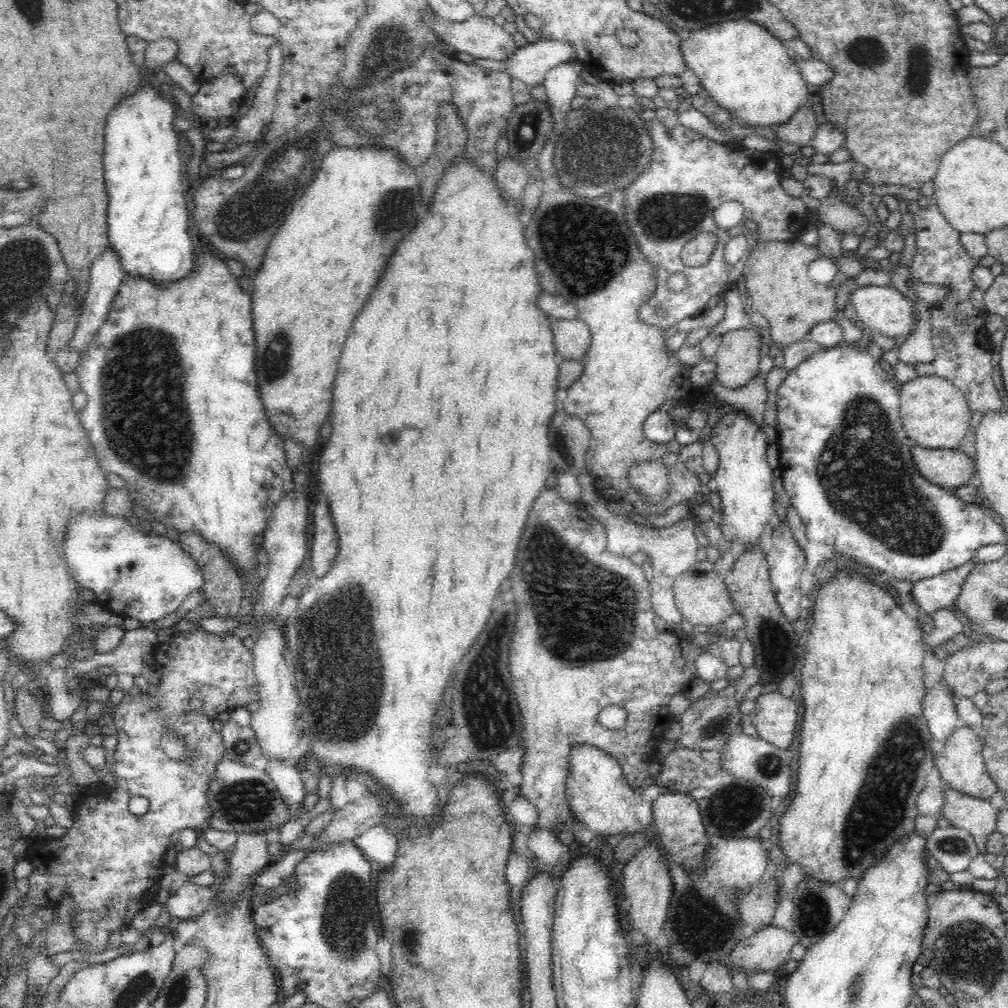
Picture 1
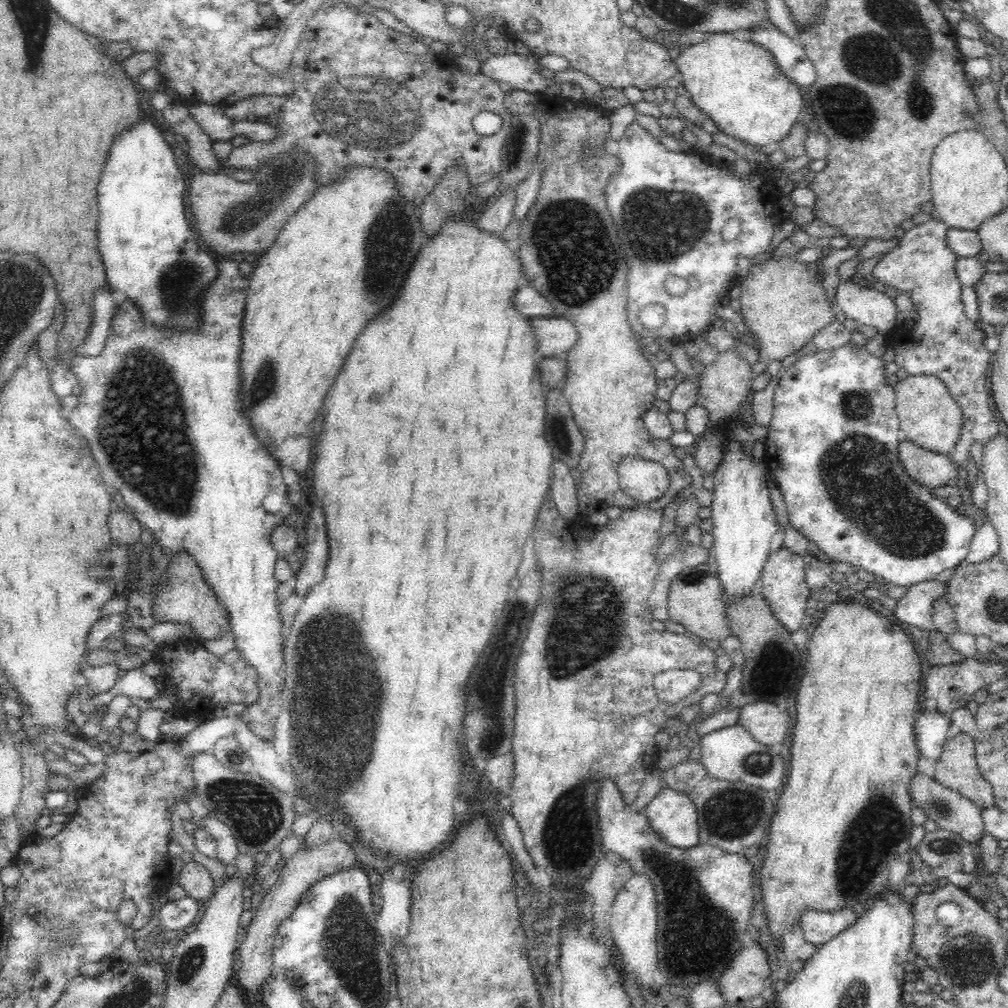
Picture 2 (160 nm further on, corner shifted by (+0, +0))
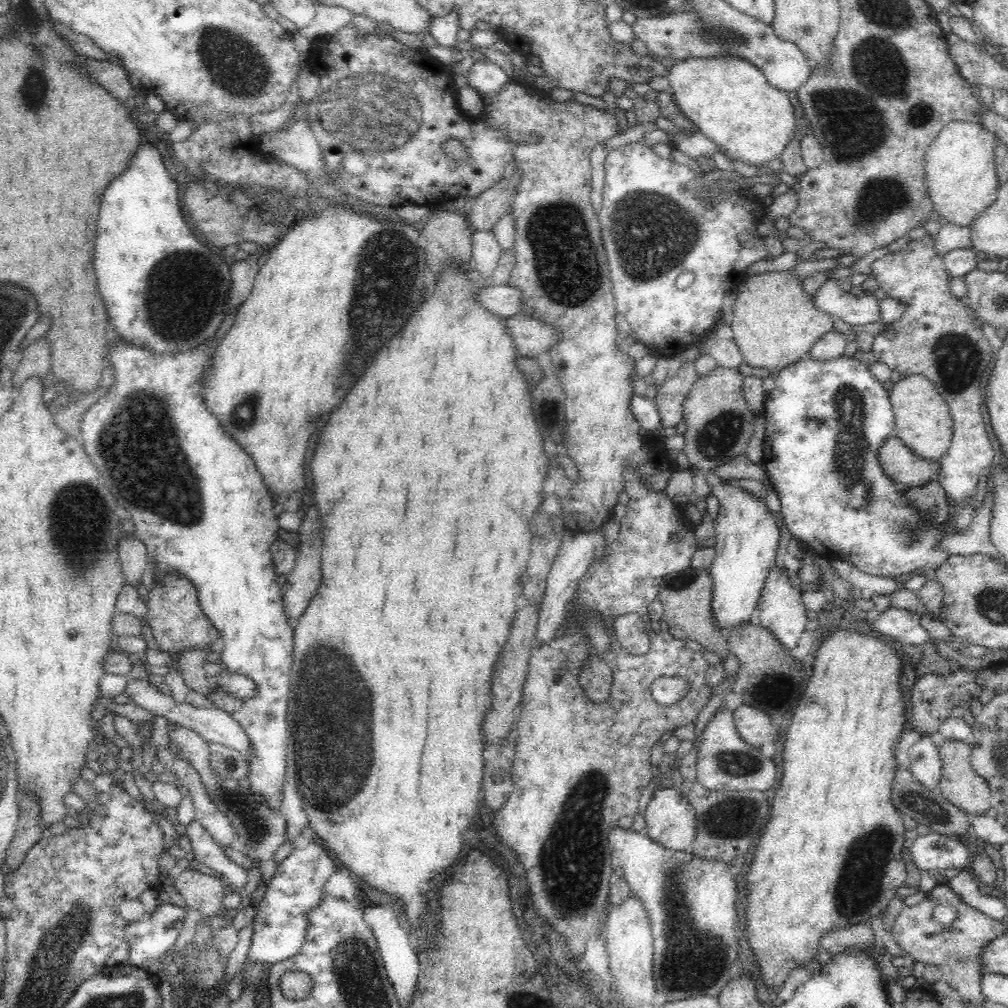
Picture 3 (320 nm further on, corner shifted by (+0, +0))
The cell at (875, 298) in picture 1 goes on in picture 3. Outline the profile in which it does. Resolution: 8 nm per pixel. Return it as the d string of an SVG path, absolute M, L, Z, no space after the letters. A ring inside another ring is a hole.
M828 279L813 295L814 307L832 318L842 319L850 326L863 326L881 321L880 295L865 293L852 295L840 290L840 282Z

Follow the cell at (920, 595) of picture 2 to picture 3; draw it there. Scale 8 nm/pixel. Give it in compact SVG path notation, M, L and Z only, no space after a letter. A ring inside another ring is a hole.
M890 606L870 621L870 626L878 636L883 638L888 636L897 646L903 644L920 646L932 639L918 620L918 613Z

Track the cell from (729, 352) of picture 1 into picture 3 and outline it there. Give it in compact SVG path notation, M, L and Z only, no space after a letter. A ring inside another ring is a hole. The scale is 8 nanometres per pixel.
M716 367L712 374L696 380L694 387L682 402L682 420L686 423L684 430L683 454L689 458L689 466L708 473L716 466L722 466L737 456L744 455L752 438L756 412L753 411L742 396L743 378L736 369Z

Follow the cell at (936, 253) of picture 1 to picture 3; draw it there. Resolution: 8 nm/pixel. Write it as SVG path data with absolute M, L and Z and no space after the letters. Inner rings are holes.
M924 236L921 240L912 240L900 252L888 253L884 258L878 258L871 267L871 272L878 281L878 295L888 296L899 300L906 305L906 311L898 320L886 325L886 329L874 336L868 353L874 355L874 362L884 363L891 372L897 372L901 379L910 376L924 376L928 378L934 389L948 404L953 422L953 436L948 450L939 458L940 474L938 482L942 485L948 500L952 499L953 511L946 522L947 528L953 528L955 533L961 533L968 529L974 518L976 506L971 504L973 494L978 490L981 470L993 466L994 450L992 442L986 433L986 424L982 419L982 393L980 380L986 372L986 368L994 362L994 349L989 341L983 338L983 333L976 328L968 305L954 298L950 293L949 279L951 278L943 266L943 256L934 251L934 242L930 236Z

